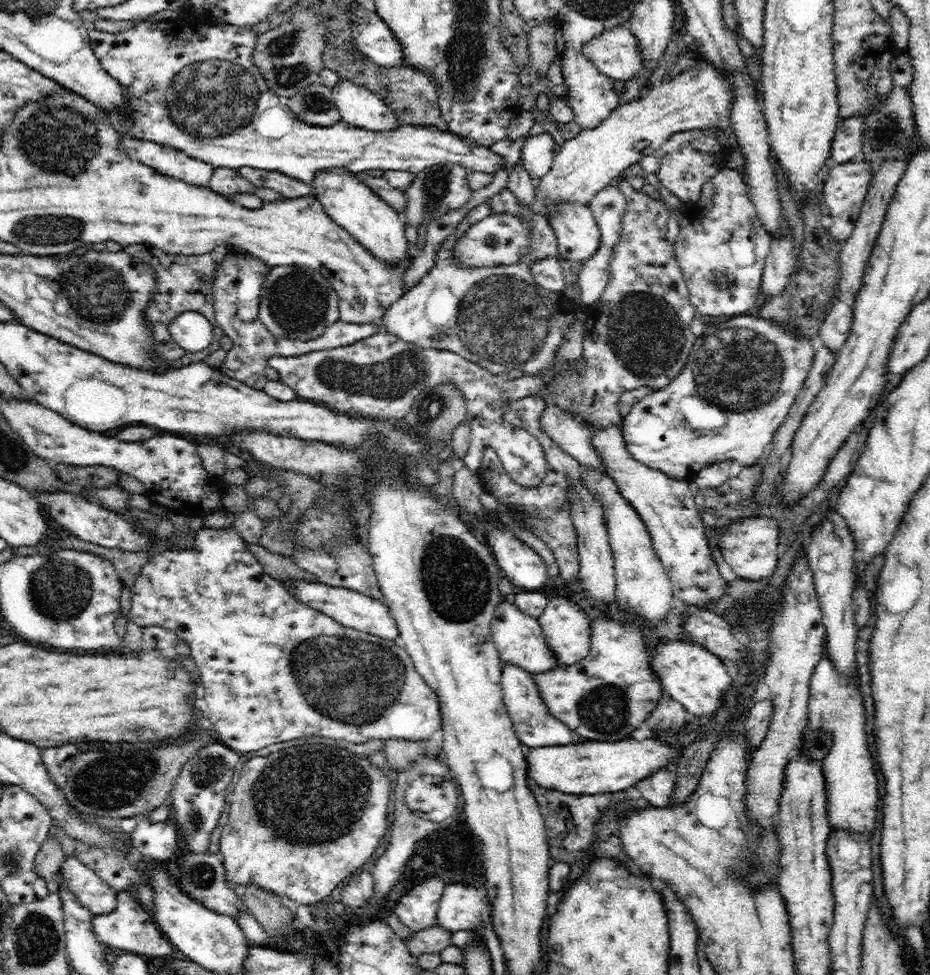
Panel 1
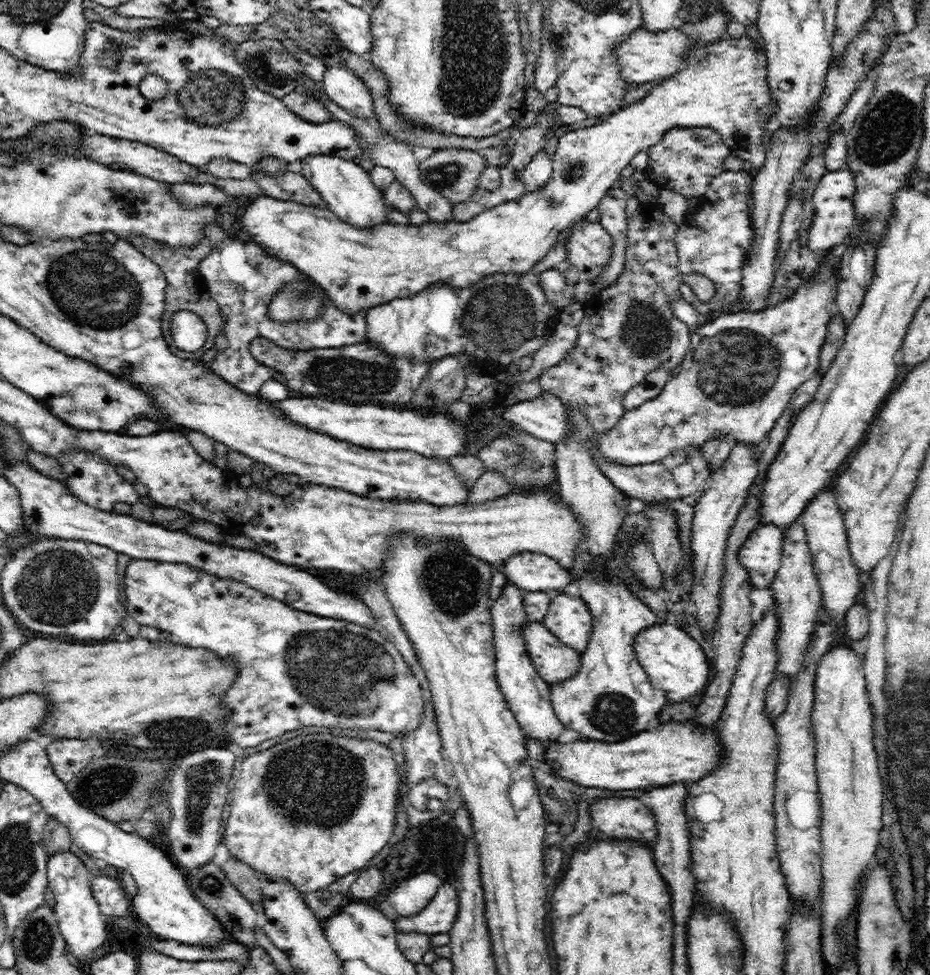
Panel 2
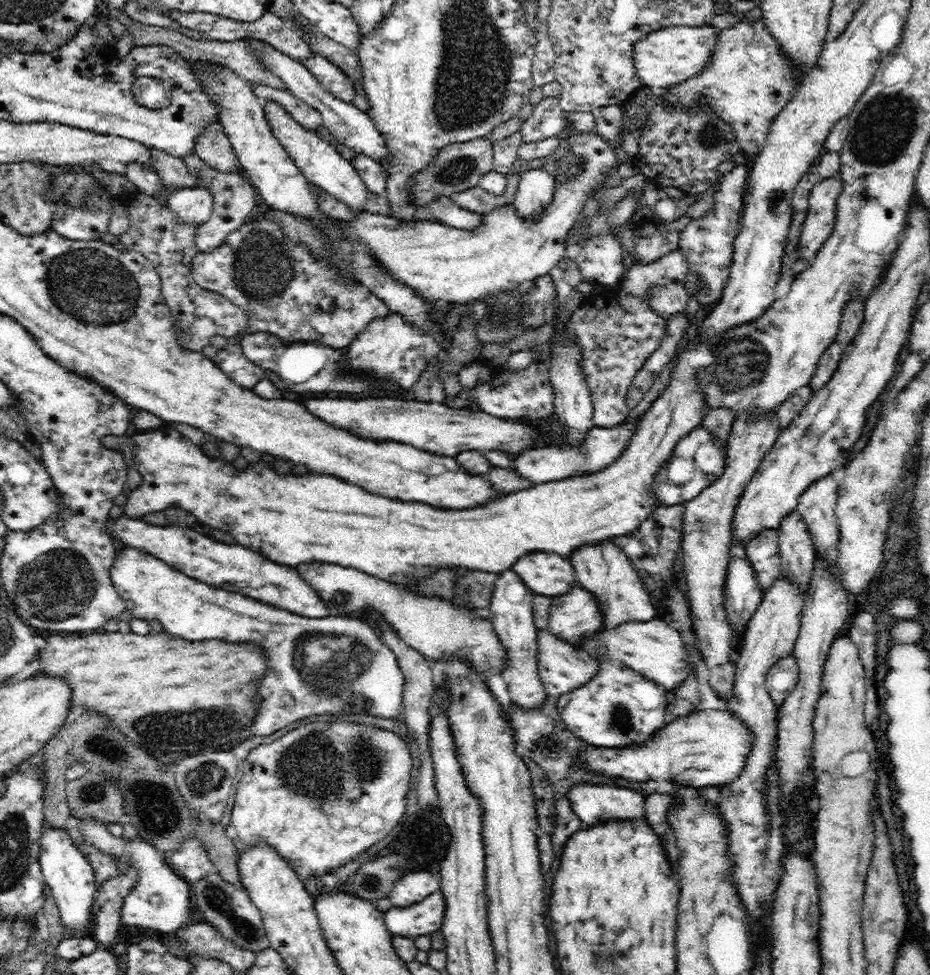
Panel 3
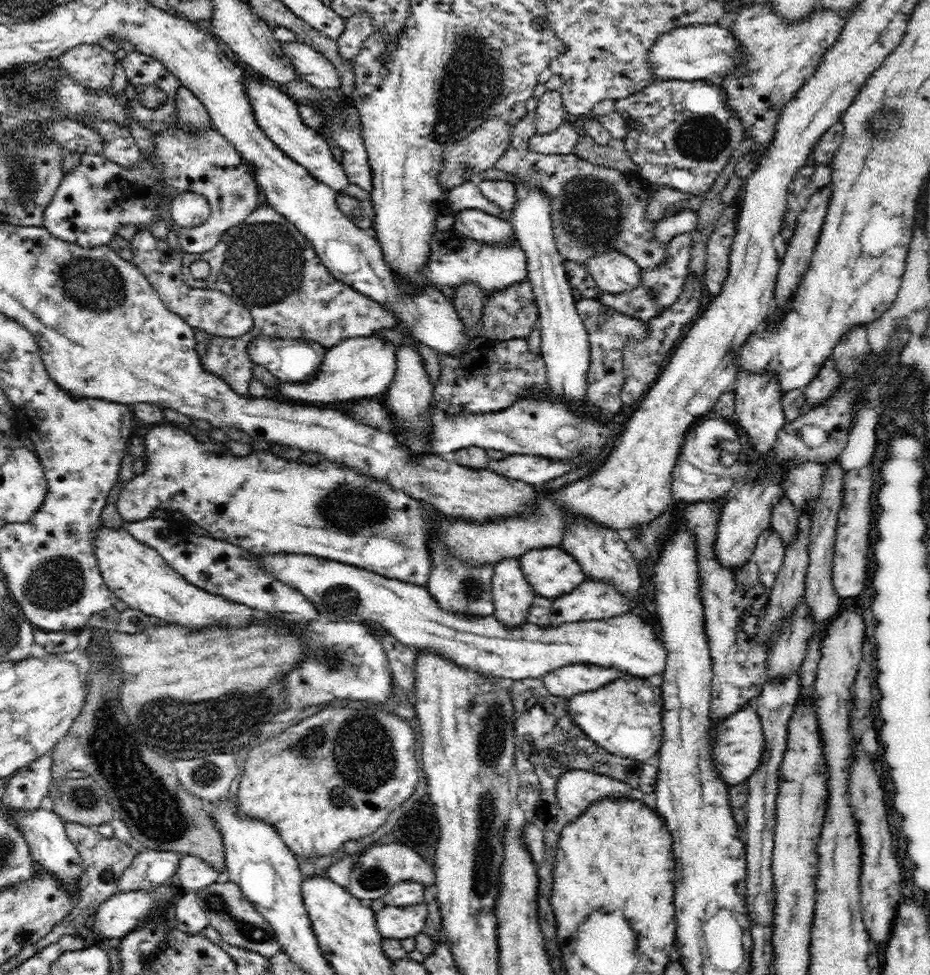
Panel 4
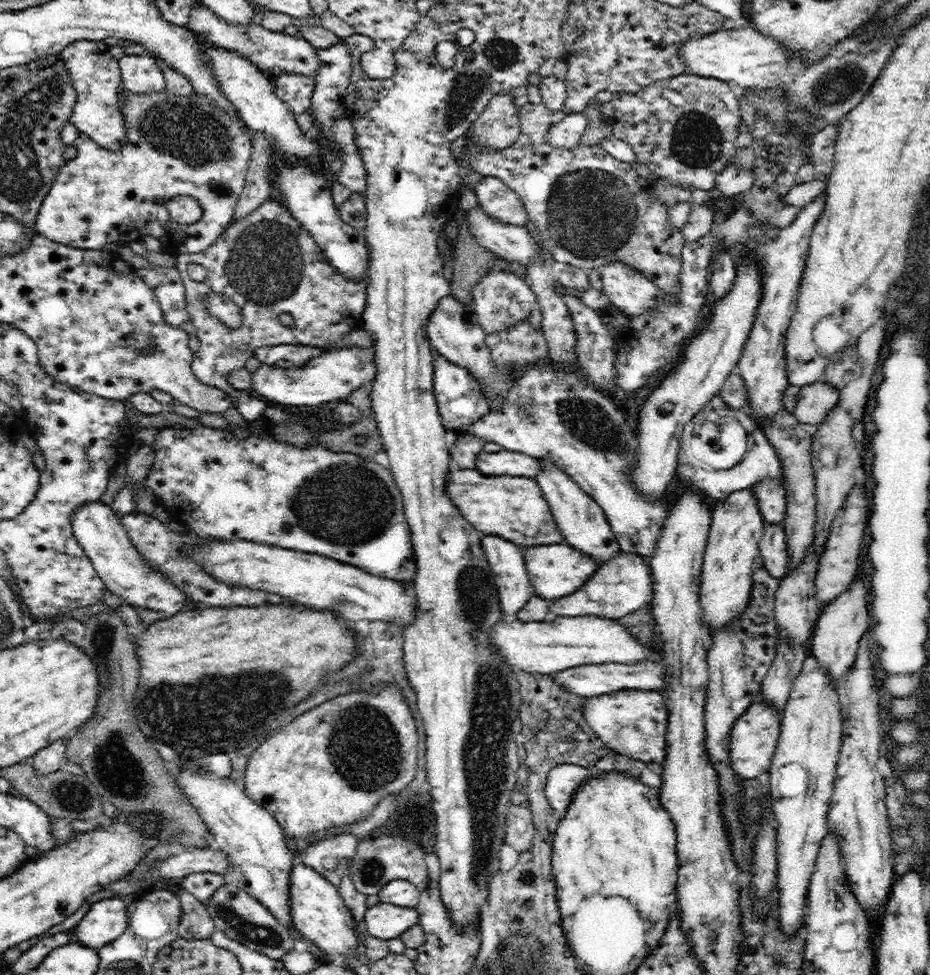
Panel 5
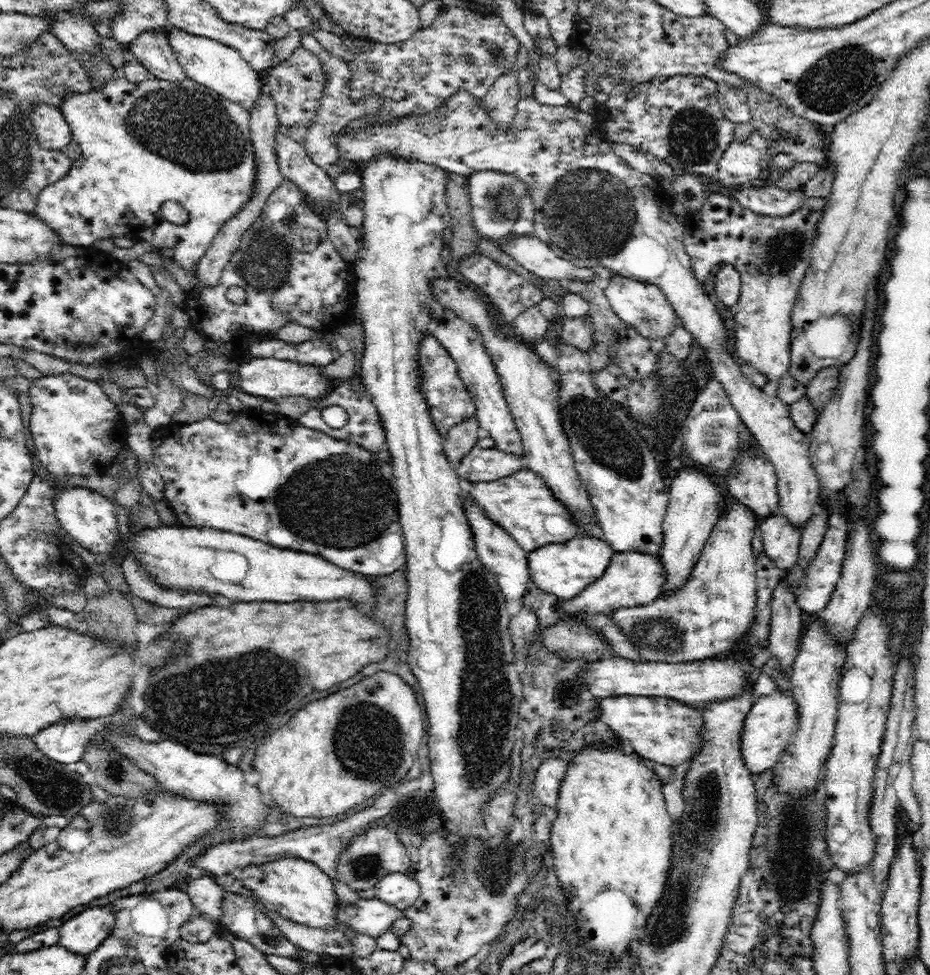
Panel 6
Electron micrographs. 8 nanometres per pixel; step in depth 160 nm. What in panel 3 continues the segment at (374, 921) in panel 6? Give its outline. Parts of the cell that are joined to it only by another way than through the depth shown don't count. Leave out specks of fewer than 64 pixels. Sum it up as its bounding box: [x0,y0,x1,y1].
[384,891,445,936]

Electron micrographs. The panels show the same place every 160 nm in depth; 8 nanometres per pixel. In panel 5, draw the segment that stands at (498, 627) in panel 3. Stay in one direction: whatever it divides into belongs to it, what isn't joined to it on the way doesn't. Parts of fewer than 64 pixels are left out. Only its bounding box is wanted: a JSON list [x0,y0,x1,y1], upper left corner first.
[481,534,535,619]

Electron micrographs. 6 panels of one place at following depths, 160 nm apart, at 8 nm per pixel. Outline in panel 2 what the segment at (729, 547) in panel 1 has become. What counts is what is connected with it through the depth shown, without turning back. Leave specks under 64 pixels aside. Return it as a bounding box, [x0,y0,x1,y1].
[739,524,784,588]

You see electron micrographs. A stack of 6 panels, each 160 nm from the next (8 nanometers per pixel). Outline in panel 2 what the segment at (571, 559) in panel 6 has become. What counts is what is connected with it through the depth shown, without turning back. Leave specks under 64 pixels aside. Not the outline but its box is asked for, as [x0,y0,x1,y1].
[502,552,572,592]

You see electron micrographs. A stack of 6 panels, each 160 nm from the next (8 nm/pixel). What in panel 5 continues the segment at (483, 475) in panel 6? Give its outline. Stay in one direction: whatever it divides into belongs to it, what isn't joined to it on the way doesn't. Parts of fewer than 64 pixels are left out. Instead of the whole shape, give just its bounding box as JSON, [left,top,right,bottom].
[474,449,540,479]

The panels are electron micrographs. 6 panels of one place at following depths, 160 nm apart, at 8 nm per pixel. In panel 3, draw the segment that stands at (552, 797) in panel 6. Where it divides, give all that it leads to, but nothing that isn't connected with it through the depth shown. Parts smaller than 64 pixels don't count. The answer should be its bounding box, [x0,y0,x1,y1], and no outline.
[568,784,646,824]

